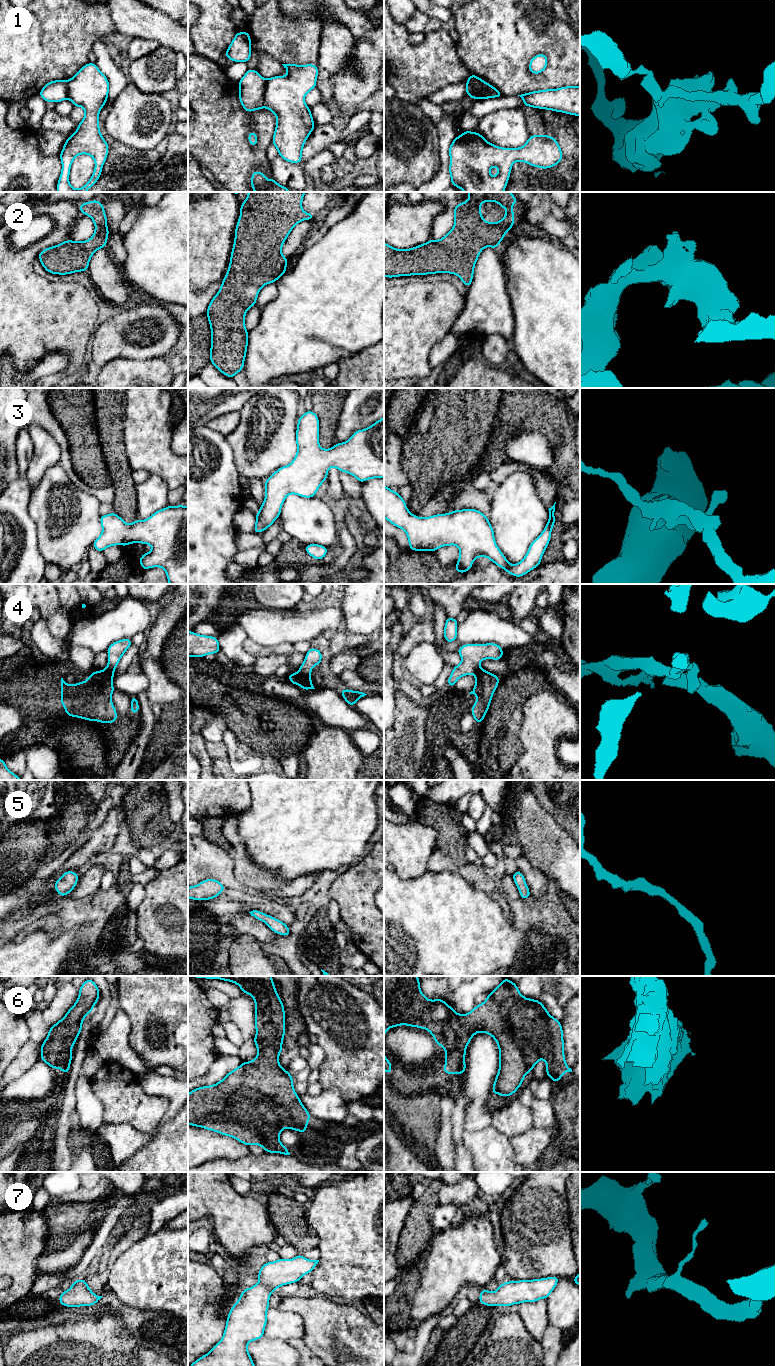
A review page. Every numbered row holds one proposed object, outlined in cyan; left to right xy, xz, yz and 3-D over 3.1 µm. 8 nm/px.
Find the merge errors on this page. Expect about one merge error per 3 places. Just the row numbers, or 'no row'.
1, 4

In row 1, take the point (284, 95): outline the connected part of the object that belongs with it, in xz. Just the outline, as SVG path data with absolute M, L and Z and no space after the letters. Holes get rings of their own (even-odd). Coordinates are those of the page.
M294 63L282 65L287 70L286 76L274 76L266 80L264 107L276 115L276 128L272 144L277 148L278 155L290 163L298 164L302 160L303 146L315 127L310 108L306 105L304 98L308 92L316 88L318 66L313 64L296 65Z

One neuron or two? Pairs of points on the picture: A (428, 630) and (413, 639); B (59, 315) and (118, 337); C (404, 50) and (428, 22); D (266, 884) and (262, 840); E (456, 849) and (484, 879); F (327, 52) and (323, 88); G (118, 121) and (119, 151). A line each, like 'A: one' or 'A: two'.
A: one
B: two
C: two
D: two
E: two
F: one
G: two

